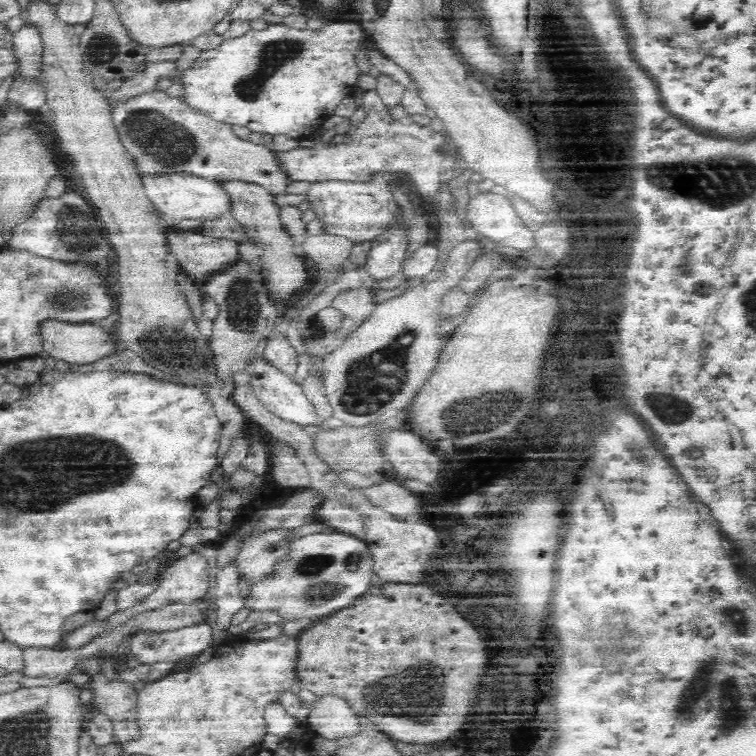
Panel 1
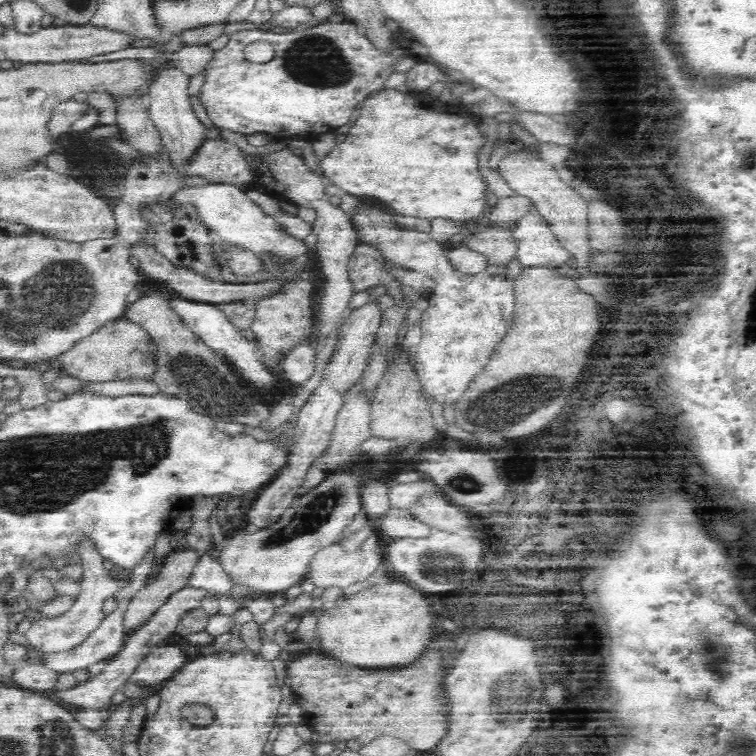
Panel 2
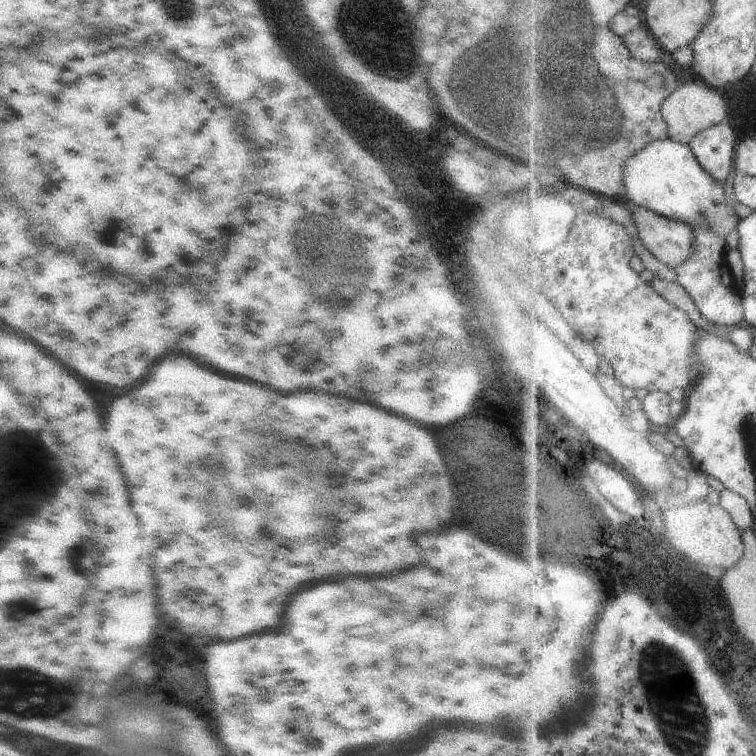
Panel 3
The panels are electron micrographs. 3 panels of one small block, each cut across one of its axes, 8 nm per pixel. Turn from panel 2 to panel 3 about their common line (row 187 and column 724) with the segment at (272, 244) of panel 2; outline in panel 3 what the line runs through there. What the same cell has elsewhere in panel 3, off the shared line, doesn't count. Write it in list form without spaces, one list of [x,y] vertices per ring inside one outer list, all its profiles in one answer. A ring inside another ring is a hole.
[[[667,140],[649,142],[643,150],[635,152],[623,170],[627,200],[639,207],[645,207],[653,212],[667,216],[677,222],[685,222],[687,226],[713,230],[721,236],[737,230],[742,219],[734,213],[726,203],[725,182],[715,182],[697,162],[691,146]]]

